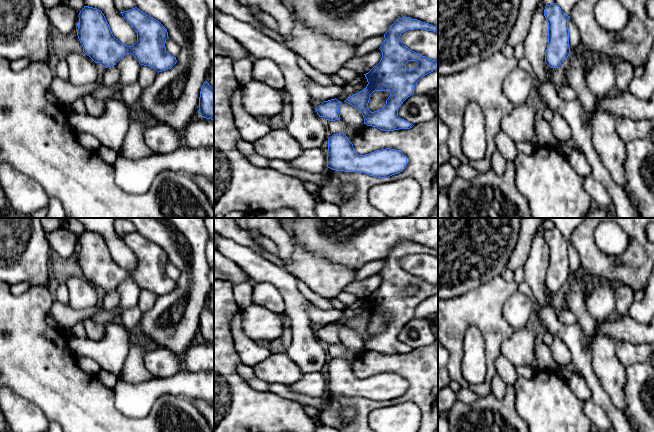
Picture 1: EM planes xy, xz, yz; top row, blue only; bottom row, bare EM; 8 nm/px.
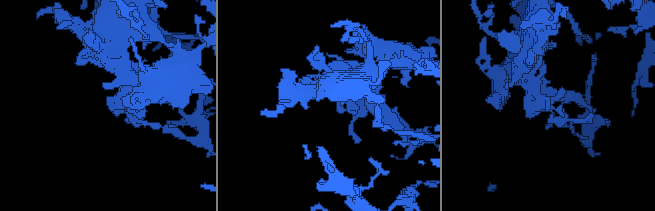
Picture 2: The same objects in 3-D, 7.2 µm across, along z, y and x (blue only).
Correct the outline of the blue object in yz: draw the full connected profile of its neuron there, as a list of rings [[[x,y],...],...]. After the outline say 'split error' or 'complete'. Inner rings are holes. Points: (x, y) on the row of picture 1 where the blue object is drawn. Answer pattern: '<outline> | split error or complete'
[[[556,4],[546,5],[544,16],[548,22],[548,44],[545,52],[545,63],[550,68],[557,68],[570,54],[568,20]]] | complete

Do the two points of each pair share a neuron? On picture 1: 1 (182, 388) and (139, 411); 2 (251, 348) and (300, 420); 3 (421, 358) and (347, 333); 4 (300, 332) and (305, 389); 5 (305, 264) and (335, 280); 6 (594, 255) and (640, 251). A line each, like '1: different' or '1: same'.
1: same
2: different
3: different
4: different
5: same
6: same

